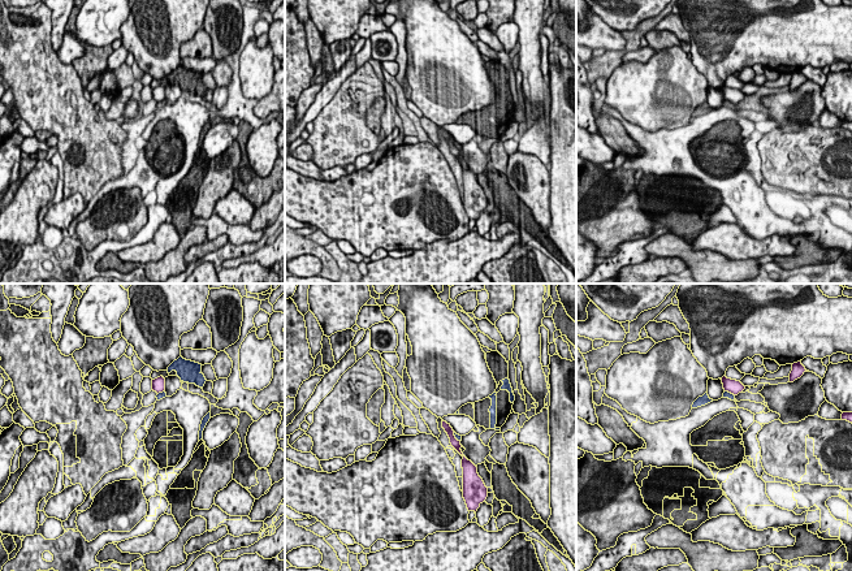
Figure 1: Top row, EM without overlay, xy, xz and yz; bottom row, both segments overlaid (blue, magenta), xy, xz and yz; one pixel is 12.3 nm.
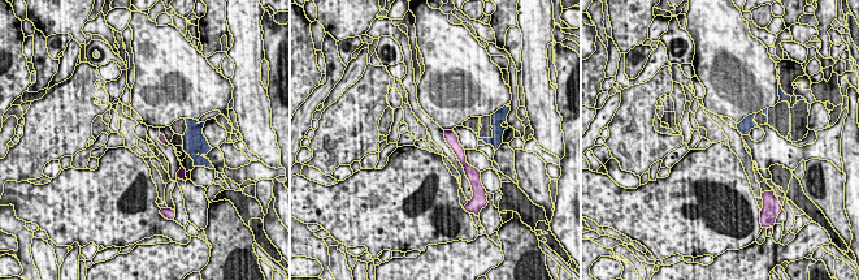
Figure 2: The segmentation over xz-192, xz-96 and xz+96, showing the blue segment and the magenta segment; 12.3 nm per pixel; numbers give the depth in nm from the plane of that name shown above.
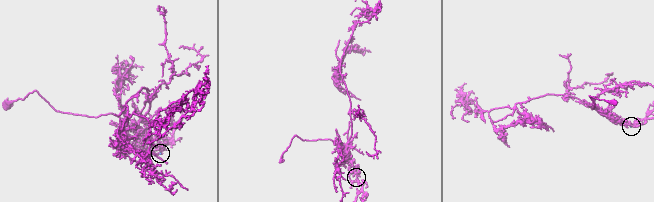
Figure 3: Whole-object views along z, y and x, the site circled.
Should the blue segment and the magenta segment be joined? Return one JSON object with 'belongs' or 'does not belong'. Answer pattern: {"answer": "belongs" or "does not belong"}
{"answer": "does not belong"}

